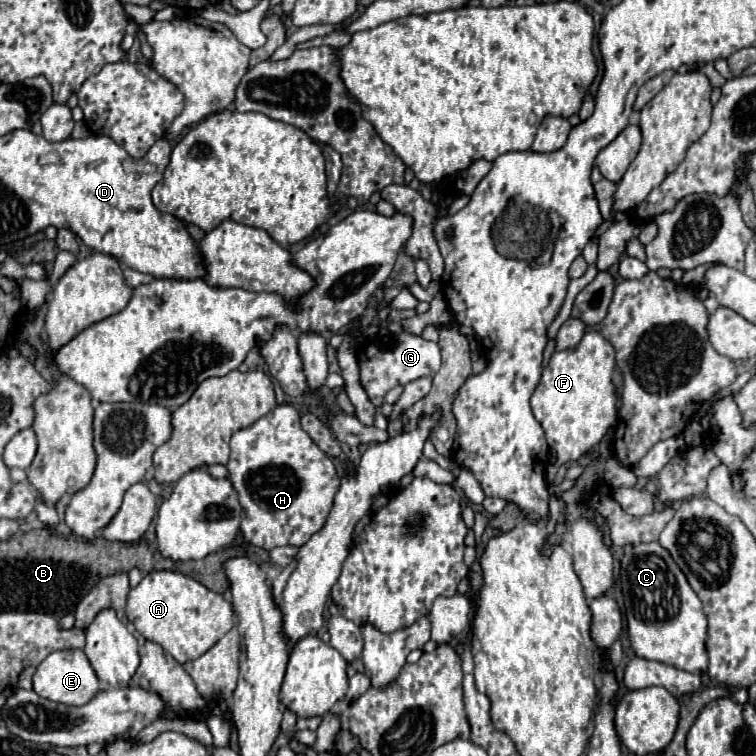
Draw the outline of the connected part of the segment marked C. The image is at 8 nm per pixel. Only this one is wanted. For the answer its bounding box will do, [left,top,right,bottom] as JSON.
[621,542,707,674]

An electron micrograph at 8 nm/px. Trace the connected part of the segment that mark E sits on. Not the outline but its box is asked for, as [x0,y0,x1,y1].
[33,650,99,706]

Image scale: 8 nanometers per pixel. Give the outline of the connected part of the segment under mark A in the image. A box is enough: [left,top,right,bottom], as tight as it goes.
[127,570,233,664]

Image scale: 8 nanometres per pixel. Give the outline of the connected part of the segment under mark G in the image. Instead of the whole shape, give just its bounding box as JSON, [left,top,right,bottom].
[357,330,441,408]

